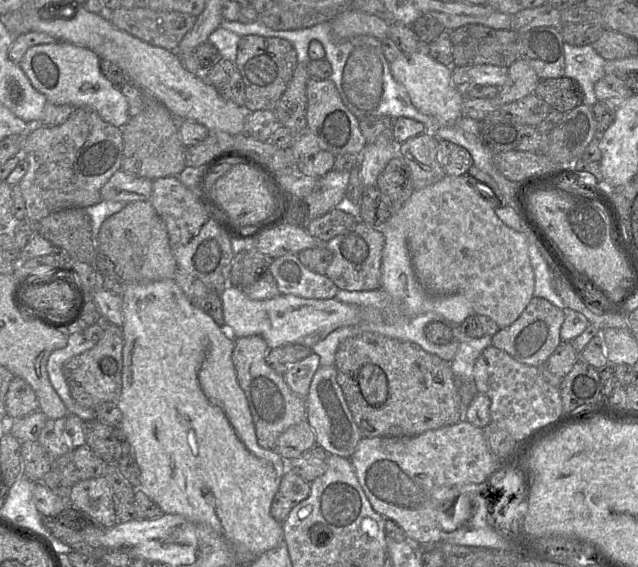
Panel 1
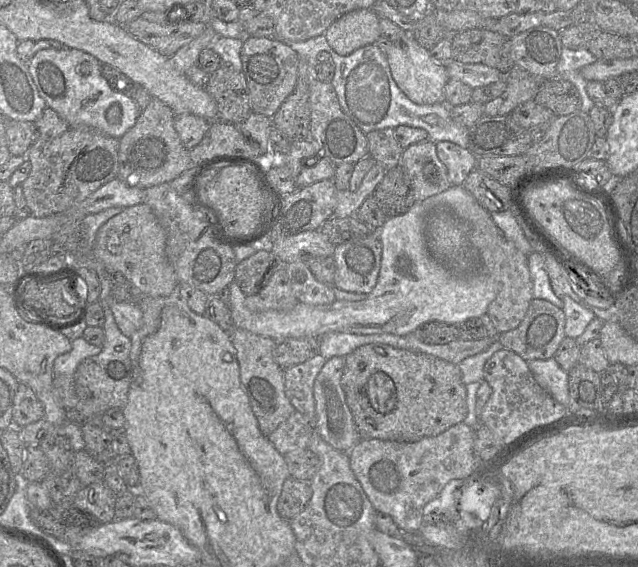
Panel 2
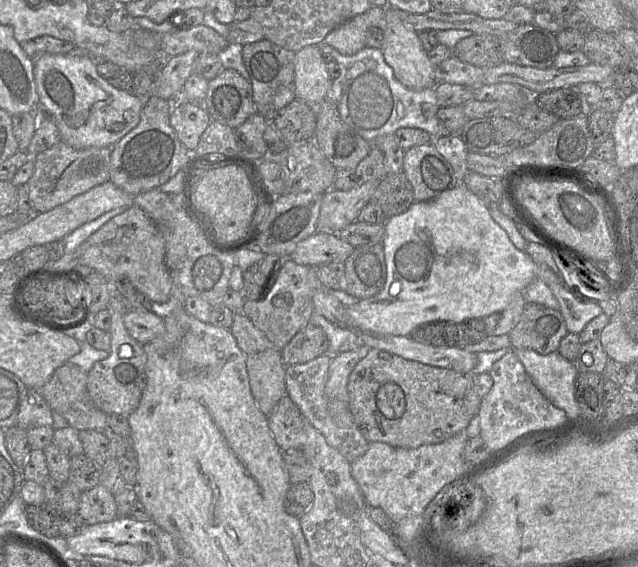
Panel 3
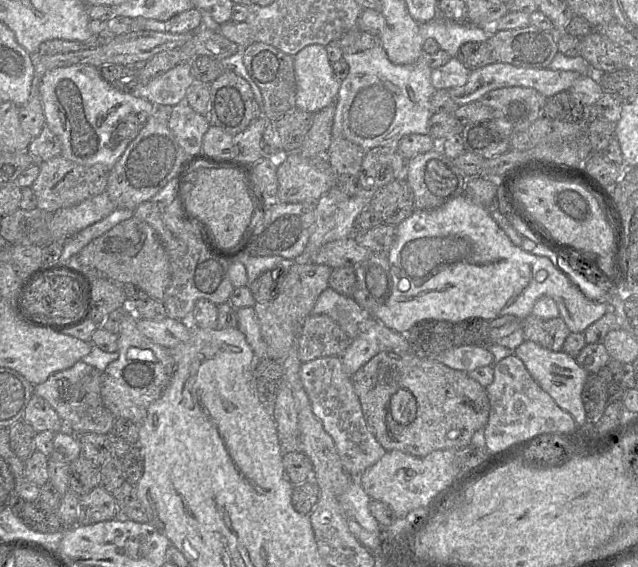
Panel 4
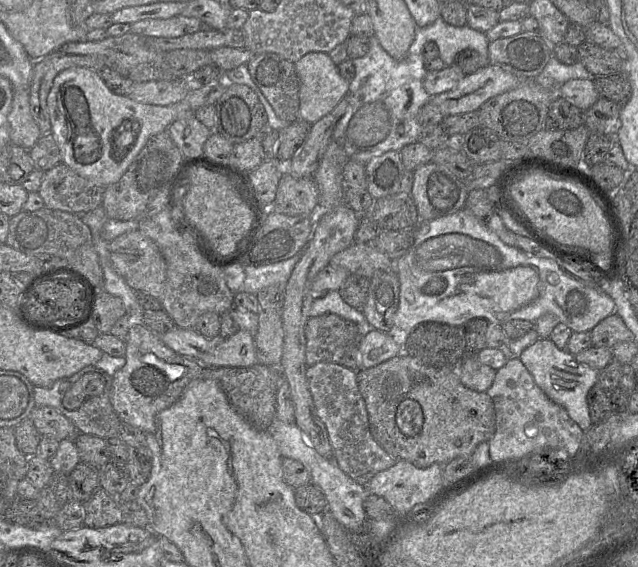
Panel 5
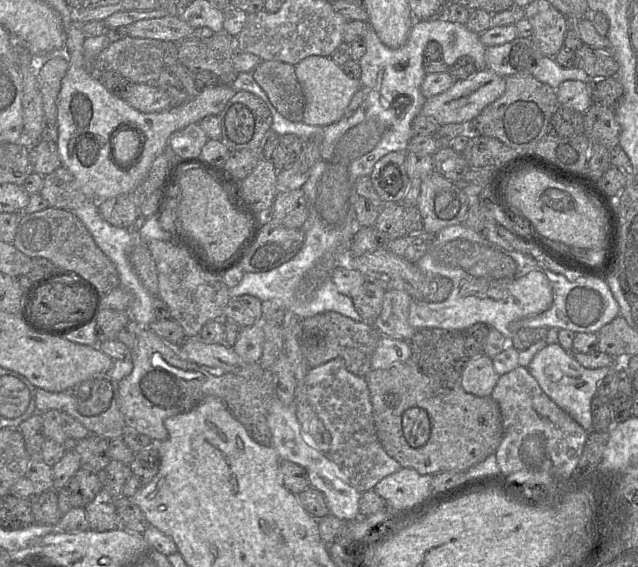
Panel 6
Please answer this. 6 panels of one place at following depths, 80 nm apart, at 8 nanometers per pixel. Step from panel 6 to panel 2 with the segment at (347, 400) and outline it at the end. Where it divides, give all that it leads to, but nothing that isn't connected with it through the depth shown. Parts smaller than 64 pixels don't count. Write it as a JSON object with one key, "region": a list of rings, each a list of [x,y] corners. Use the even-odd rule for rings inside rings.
{"region":[[[318,354],[311,359],[284,370],[285,393],[296,411],[313,425],[315,423],[314,382],[326,363]]]}

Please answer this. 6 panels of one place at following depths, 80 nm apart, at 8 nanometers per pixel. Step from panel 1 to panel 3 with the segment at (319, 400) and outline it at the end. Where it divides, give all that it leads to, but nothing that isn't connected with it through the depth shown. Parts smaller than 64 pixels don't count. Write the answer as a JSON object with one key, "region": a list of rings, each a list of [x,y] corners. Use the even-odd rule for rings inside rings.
{"region":[[[362,346],[357,350],[332,355],[325,385],[325,395],[328,399],[348,402],[349,376],[357,363],[367,355],[370,349],[372,348]]]}

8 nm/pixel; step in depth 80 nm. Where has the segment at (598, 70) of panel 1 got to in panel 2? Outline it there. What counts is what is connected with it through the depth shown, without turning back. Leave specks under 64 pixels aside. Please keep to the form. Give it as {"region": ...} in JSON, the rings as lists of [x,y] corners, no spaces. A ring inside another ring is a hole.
{"region":[[[562,48],[561,57],[556,68],[556,76],[562,80],[571,82],[578,90],[581,96],[581,109],[583,112],[589,113],[595,103],[587,94],[587,84],[580,70],[598,59],[592,55],[587,49],[570,50]]]}

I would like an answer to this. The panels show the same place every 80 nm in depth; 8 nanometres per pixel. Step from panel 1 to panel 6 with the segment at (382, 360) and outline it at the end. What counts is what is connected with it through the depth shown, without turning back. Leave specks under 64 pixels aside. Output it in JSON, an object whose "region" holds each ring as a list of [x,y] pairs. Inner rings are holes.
{"region":[[[410,361],[384,369],[373,369],[364,377],[372,404],[377,437],[386,453],[402,467],[423,475],[443,471],[466,471],[495,454],[503,437],[501,411],[491,397],[480,397],[466,392],[461,385],[444,381],[423,373]]]}

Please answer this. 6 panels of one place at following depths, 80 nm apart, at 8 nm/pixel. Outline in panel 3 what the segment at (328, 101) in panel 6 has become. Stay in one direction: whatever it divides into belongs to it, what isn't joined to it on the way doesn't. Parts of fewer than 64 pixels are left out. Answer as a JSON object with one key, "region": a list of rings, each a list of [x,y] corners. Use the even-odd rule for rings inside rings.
{"region":[[[308,45],[295,53],[295,96],[316,105],[330,95],[332,81],[317,45]]]}

